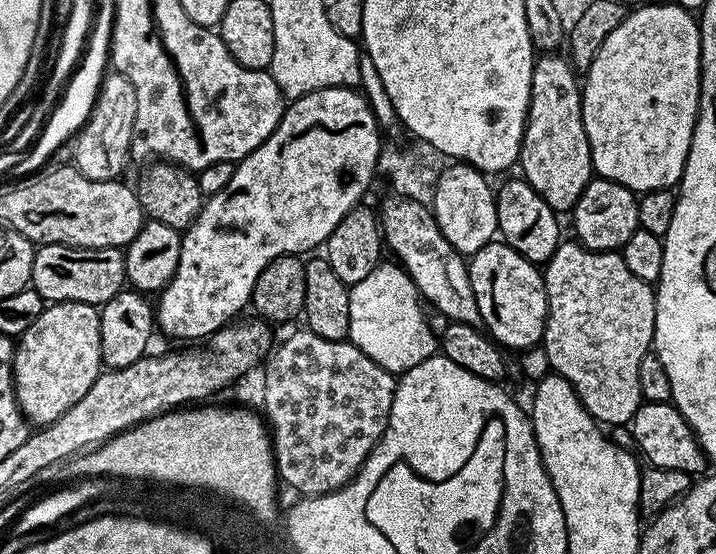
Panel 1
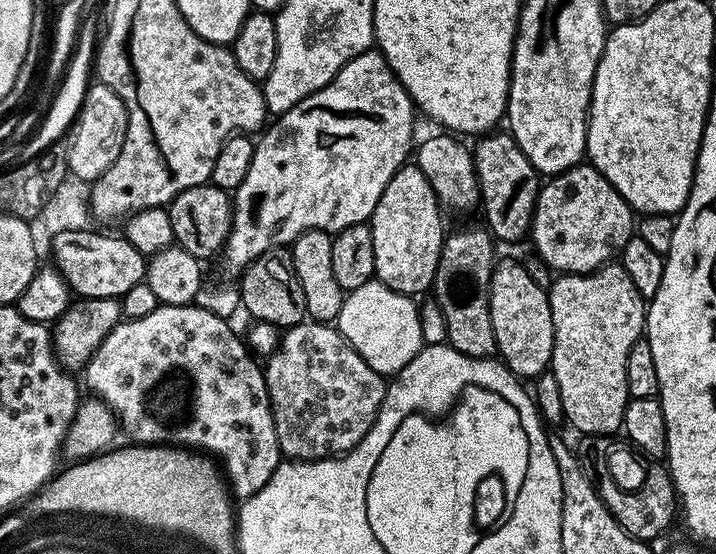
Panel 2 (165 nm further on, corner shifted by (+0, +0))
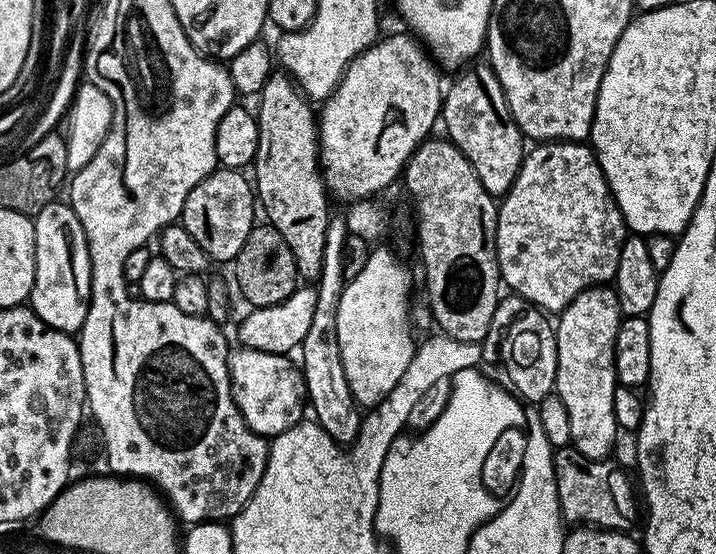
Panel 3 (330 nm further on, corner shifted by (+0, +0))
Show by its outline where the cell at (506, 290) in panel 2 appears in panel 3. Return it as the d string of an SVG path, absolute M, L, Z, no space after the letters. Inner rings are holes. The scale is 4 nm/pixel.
M505 295L494 310L488 337L484 339L482 345L483 363L493 364L508 379L507 387L524 402L529 402L528 400L539 402L552 394L556 387L556 333L550 320L548 324L547 319L549 320L549 317L541 309L533 306L521 296Z

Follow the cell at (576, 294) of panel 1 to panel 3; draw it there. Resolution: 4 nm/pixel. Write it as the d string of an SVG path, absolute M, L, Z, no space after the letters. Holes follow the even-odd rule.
M597 286L580 292L555 321L556 387L554 392L566 406L570 420L571 447L591 460L608 460L616 444L618 429L614 418L614 394L617 390L614 370L614 338L622 313L616 289Z

